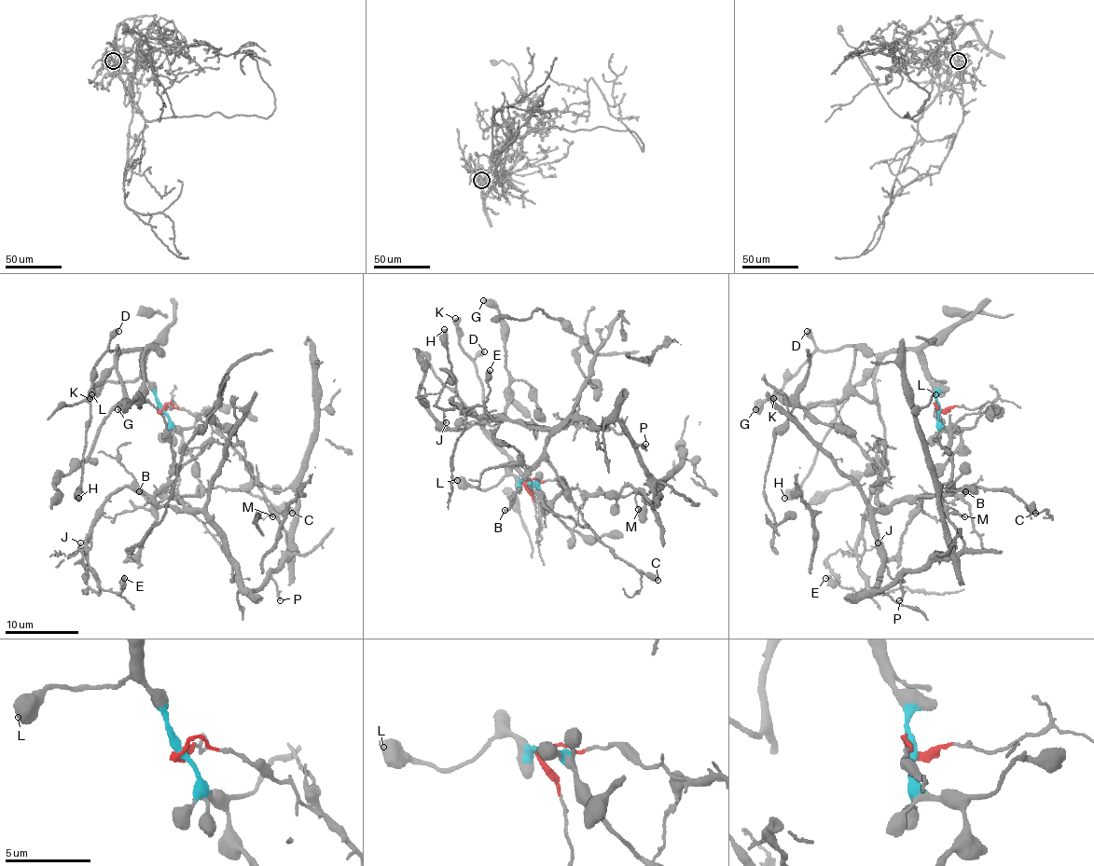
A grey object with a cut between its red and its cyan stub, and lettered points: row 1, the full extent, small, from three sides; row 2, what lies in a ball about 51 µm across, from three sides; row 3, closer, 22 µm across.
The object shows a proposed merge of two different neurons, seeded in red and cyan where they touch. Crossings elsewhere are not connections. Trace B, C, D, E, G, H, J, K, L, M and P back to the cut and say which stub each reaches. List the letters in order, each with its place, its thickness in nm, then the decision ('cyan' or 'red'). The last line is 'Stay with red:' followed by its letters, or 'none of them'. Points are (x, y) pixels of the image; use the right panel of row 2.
B: at (965, 491); 200 nm thick; red
C: at (1035, 513); 550 nm thick; red
D: at (807, 331); 400 nm thick; cyan
E: at (825, 578); 300 nm thick; red
G: at (755, 409); 600 nm thick; cyan
H: at (784, 498); 650 nm thick; cyan
J: at (878, 542); 80 nm thick; red
K: at (773, 398); 360 nm thick; cyan
L: at (935, 394); 700 nm thick; cyan
M: at (964, 516); 110 nm thick; red
P: at (899, 600); 190 nm thick; red
Stay with red: B, C, E, J, M, P

